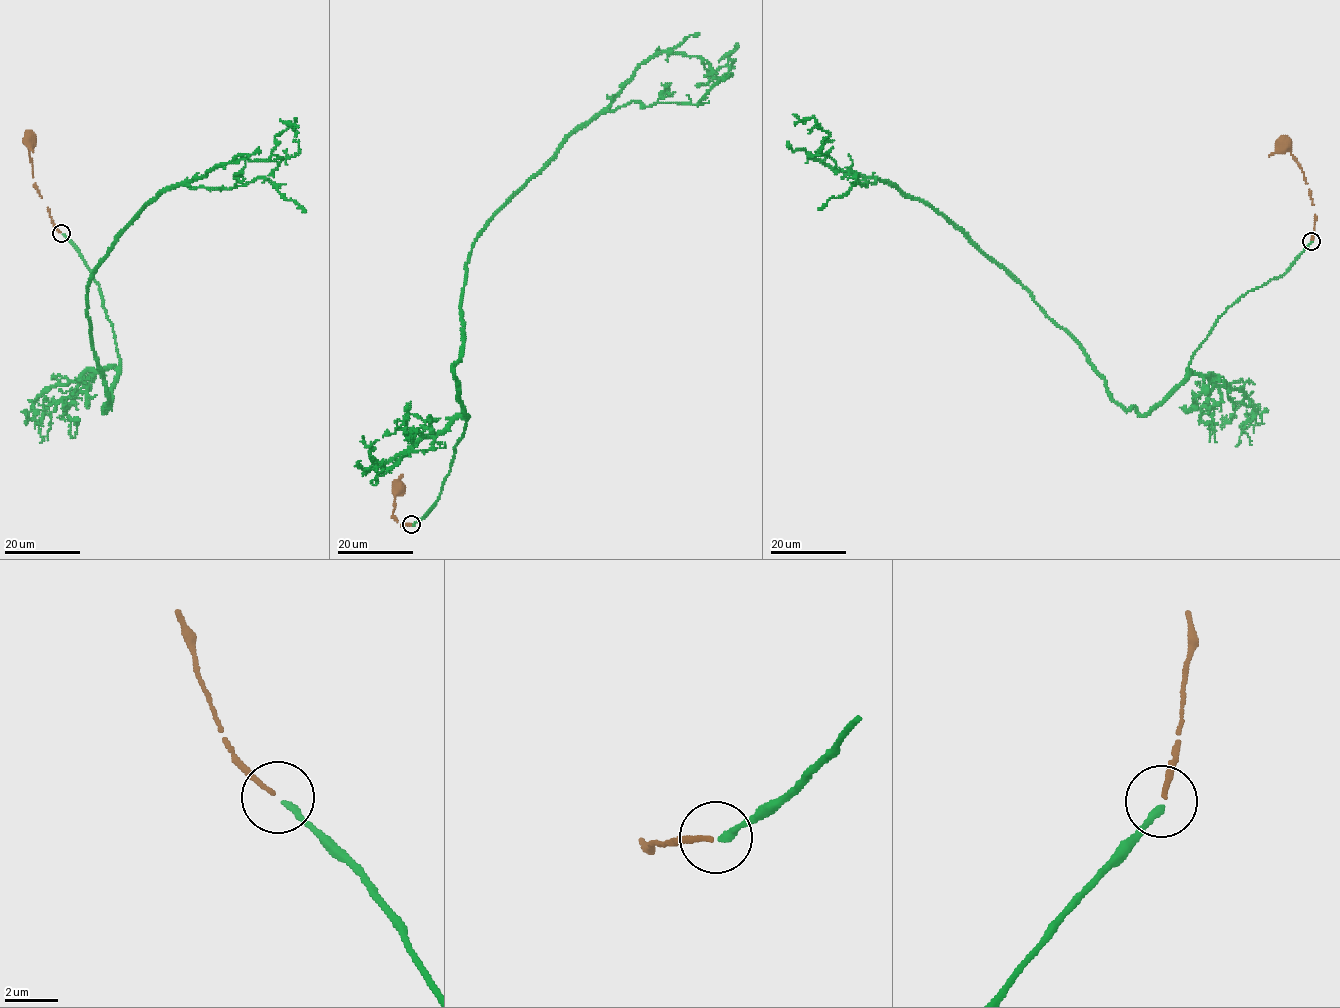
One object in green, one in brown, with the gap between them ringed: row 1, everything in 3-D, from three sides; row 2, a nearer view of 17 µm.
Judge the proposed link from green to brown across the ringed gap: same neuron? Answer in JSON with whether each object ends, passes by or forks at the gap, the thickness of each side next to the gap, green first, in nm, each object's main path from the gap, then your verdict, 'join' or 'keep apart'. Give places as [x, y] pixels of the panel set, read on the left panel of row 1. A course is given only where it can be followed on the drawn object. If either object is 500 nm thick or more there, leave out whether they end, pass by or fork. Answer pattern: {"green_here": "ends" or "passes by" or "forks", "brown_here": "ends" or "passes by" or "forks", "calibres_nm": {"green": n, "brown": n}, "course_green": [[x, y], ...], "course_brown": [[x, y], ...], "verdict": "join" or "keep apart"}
{"green_here": "ends", "brown_here": "ends", "calibres_nm": {"green": 280, "brown": 170}, "course_green": [[62, 233], [113, 329], [118, 371], [104, 411], [86, 296], [94, 269], [161, 192], [269, 159], [295, 117]], "course_brown": [[61, 232], [35, 183], [27, 139]], "verdict": "join"}

